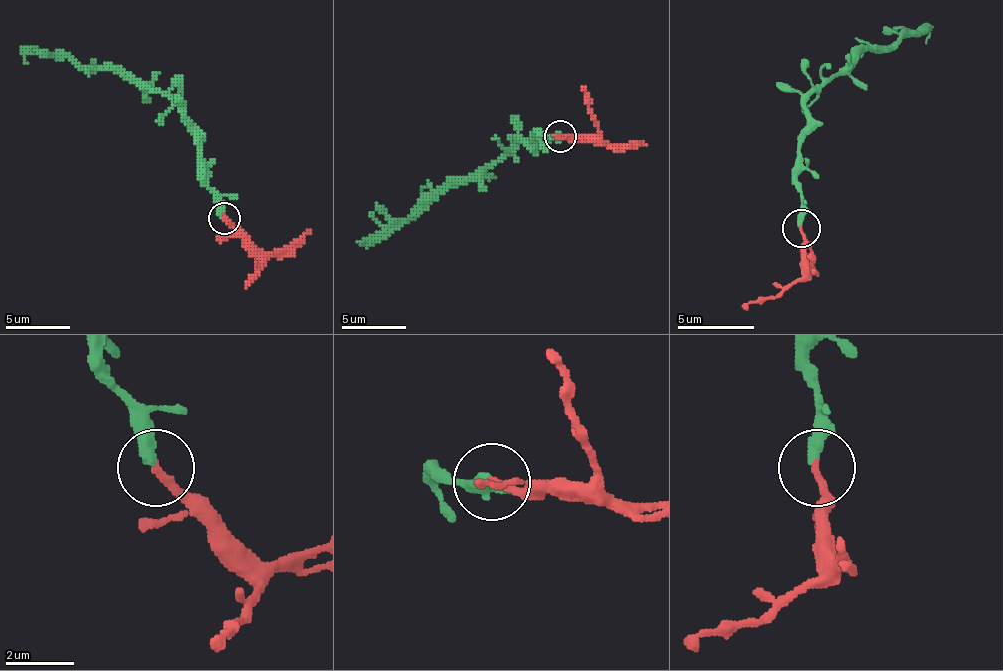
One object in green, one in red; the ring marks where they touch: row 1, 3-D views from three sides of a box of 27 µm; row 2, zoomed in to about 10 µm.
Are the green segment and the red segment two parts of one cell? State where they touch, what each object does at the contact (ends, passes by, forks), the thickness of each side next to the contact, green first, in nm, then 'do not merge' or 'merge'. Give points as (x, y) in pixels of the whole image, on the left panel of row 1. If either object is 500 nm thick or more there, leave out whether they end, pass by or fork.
(224, 218) | green ends | red ends | 400/240 nm | merge

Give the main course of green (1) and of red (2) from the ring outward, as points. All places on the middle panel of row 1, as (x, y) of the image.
1: (559, 135), (540, 132), (530, 142), (518, 138), (476, 174), (447, 183), (405, 219), (392, 219), (363, 241)
2: (559, 135), (592, 138), (598, 132), (582, 87)

